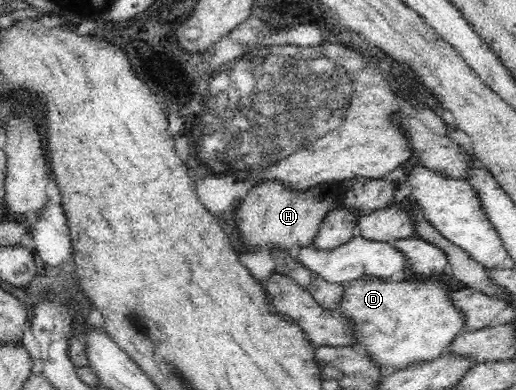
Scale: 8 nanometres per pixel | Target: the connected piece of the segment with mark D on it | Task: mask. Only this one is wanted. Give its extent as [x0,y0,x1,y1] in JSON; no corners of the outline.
[307,273,465,373]

